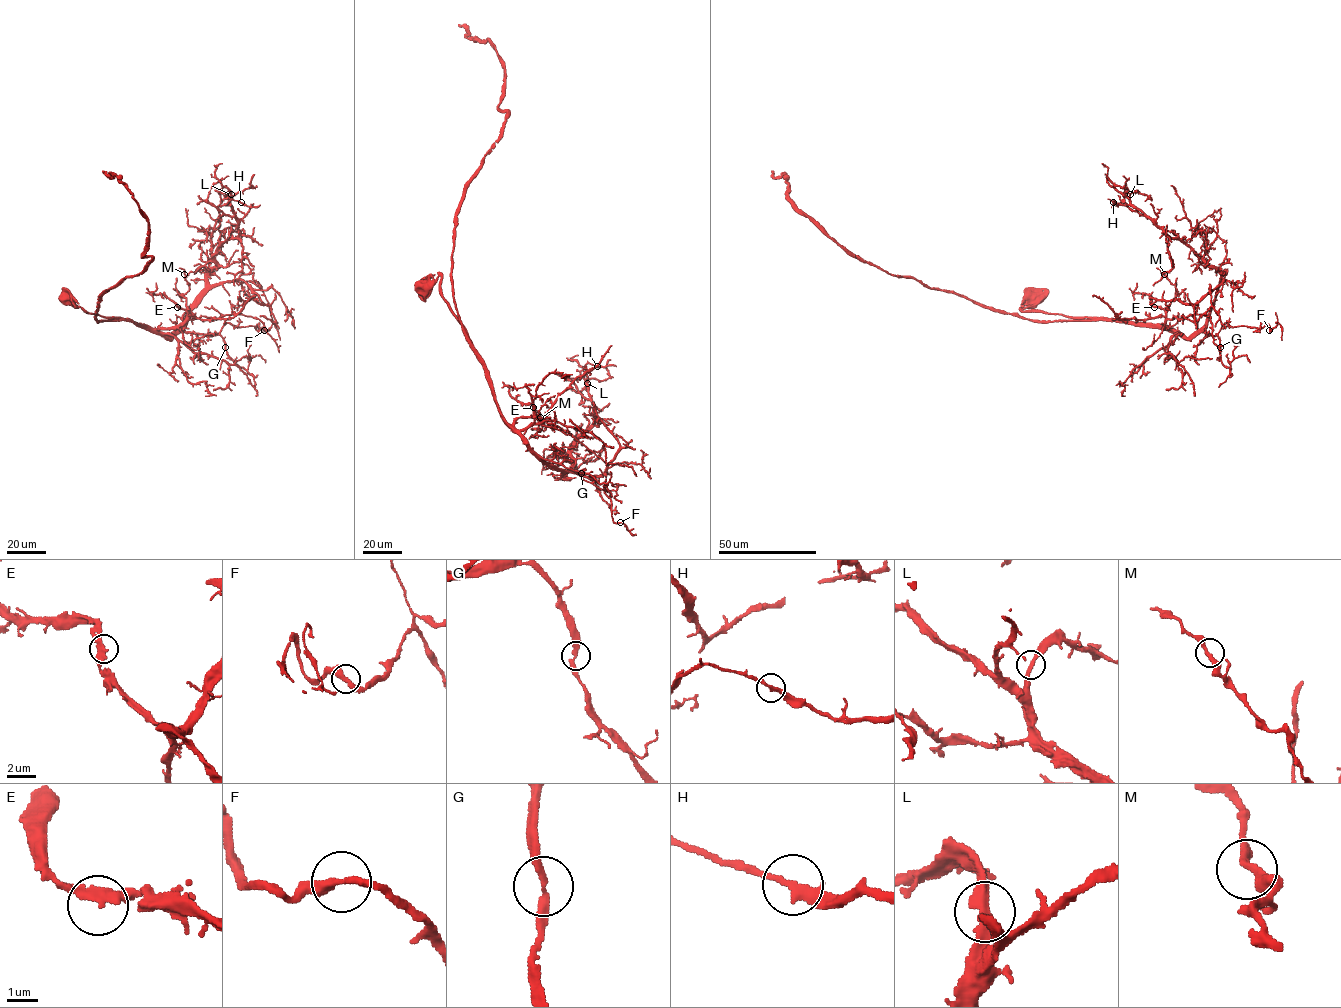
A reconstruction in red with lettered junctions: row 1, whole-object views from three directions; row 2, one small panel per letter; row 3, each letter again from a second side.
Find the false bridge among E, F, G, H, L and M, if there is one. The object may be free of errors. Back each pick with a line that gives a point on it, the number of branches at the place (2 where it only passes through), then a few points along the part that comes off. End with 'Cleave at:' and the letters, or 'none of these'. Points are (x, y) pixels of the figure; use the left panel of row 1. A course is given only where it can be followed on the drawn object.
Cleave at: none of these

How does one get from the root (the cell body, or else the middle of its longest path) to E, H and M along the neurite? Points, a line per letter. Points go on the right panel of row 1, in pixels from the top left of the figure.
E: (1033, 298), (1033, 304), (1022, 311), (1163, 324), (1172, 329), (1164, 328), (1165, 310), (1154, 307)
H: (1033, 298), (1022, 311), (1164, 325), (1184, 338), (1204, 325), (1220, 272), (1140, 211), (1113, 202)
M: (1033, 298), (1033, 304), (1022, 311), (1120, 319), (1172, 329), (1164, 324), (1177, 290), (1164, 274)

